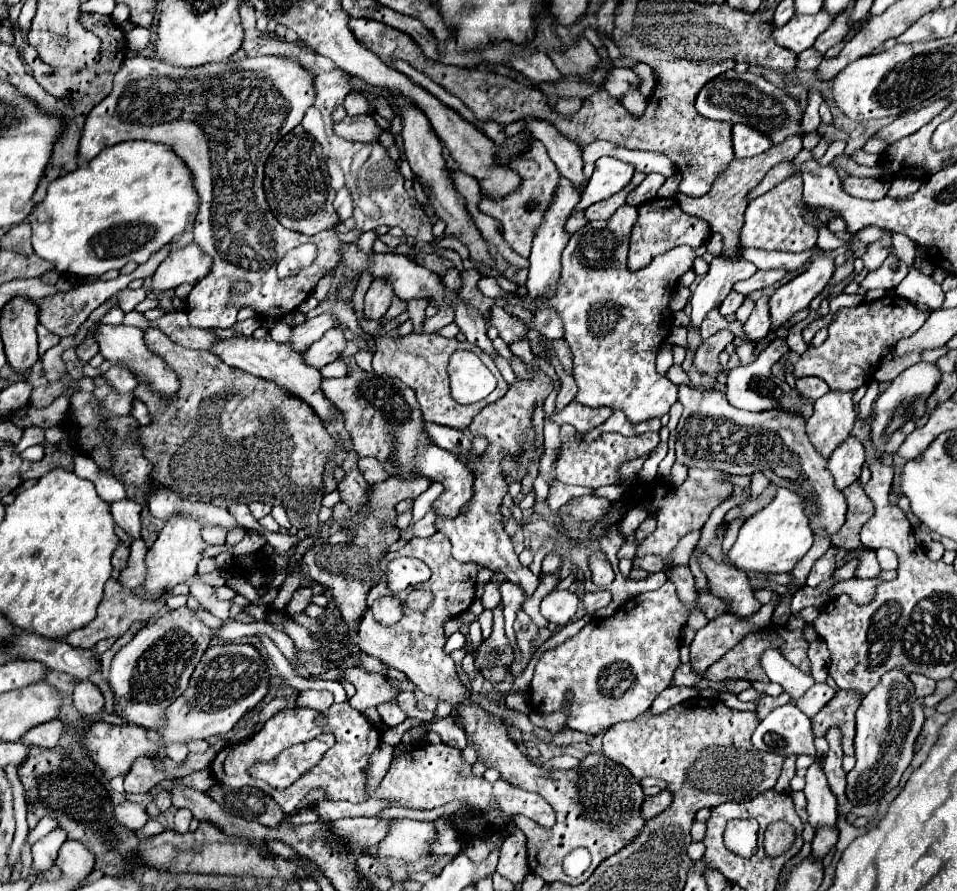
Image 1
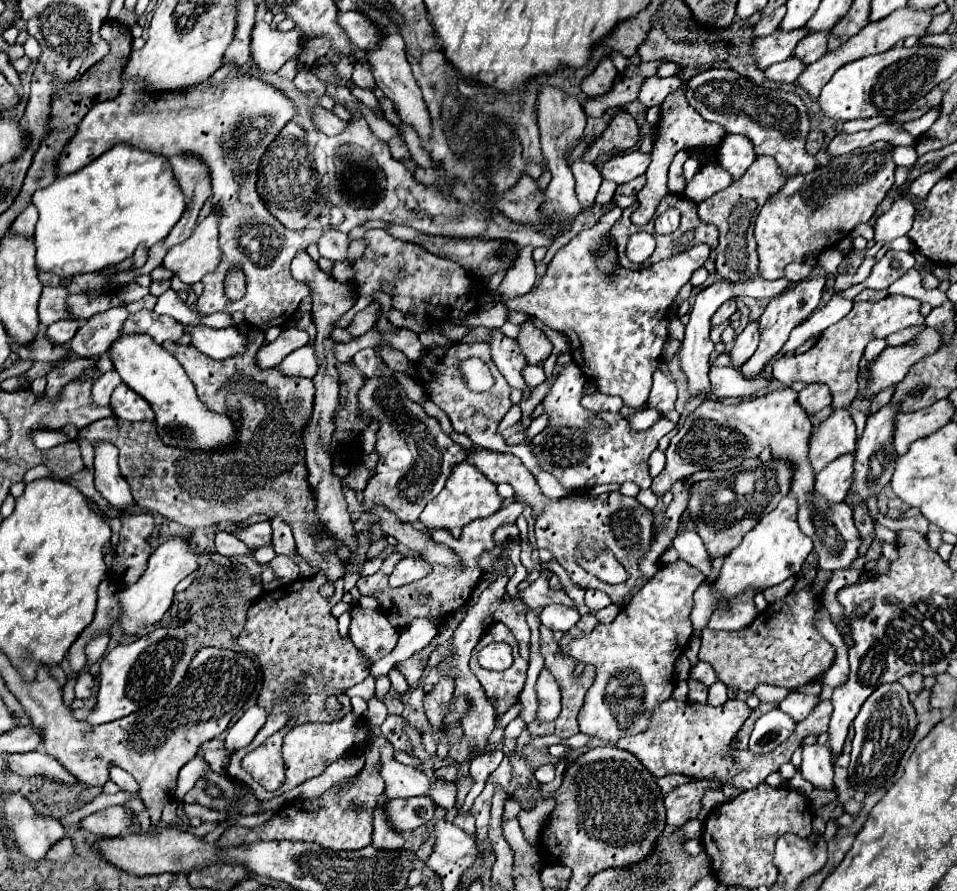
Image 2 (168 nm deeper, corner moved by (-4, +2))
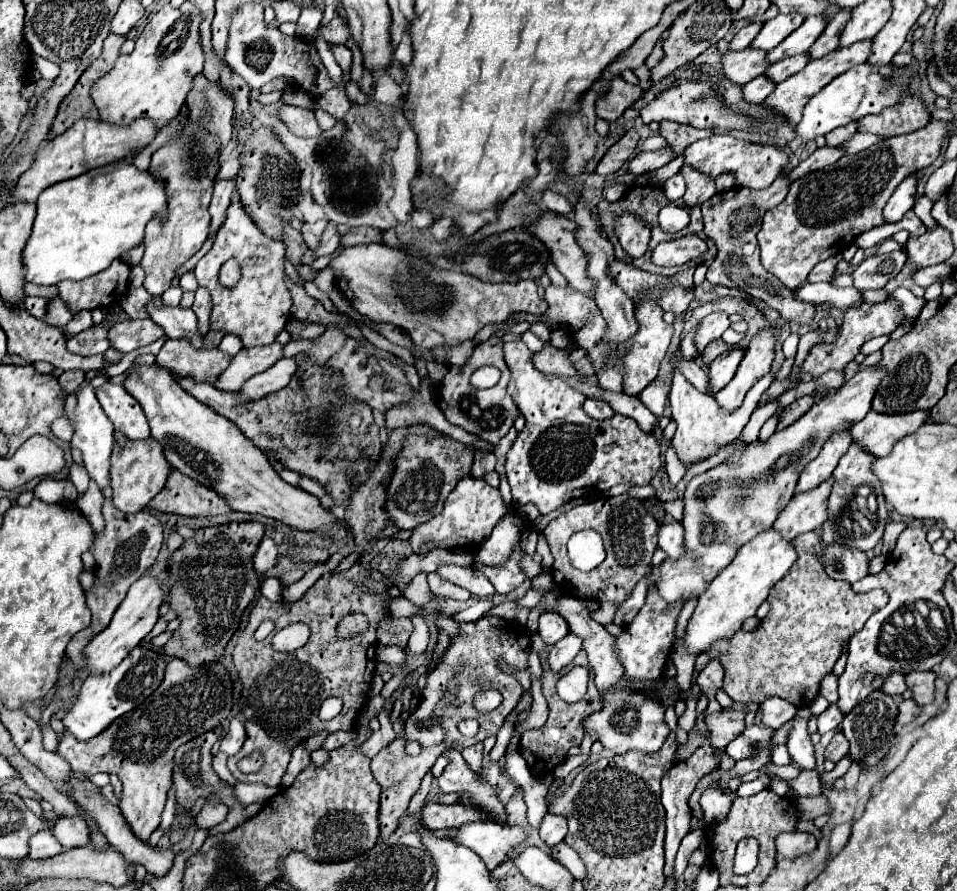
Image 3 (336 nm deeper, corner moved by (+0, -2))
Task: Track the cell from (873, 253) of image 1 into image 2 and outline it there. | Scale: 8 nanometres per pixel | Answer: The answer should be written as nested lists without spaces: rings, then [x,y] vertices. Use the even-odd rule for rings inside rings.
[[[905,195],[897,197],[893,201],[891,209],[885,211],[877,219],[875,241],[883,241],[887,245],[891,239],[895,239],[899,235],[907,235],[907,231],[913,225],[913,219],[915,219],[915,207],[913,207],[913,203]]]

